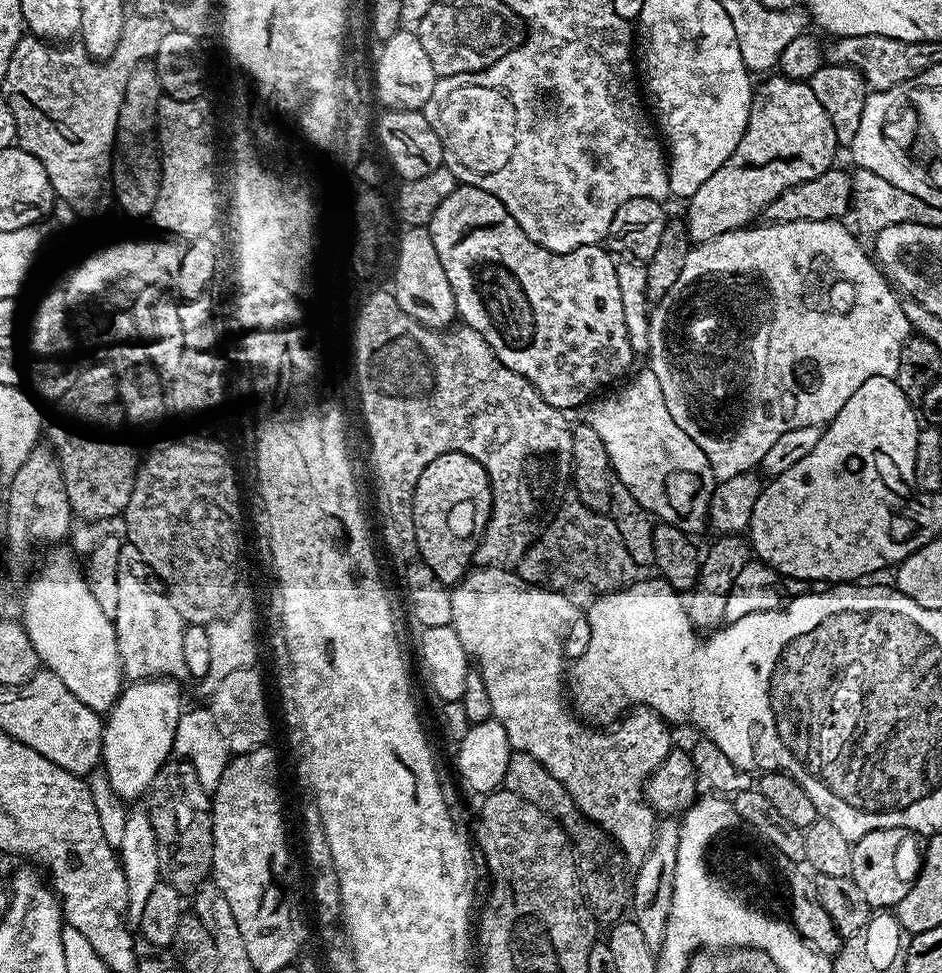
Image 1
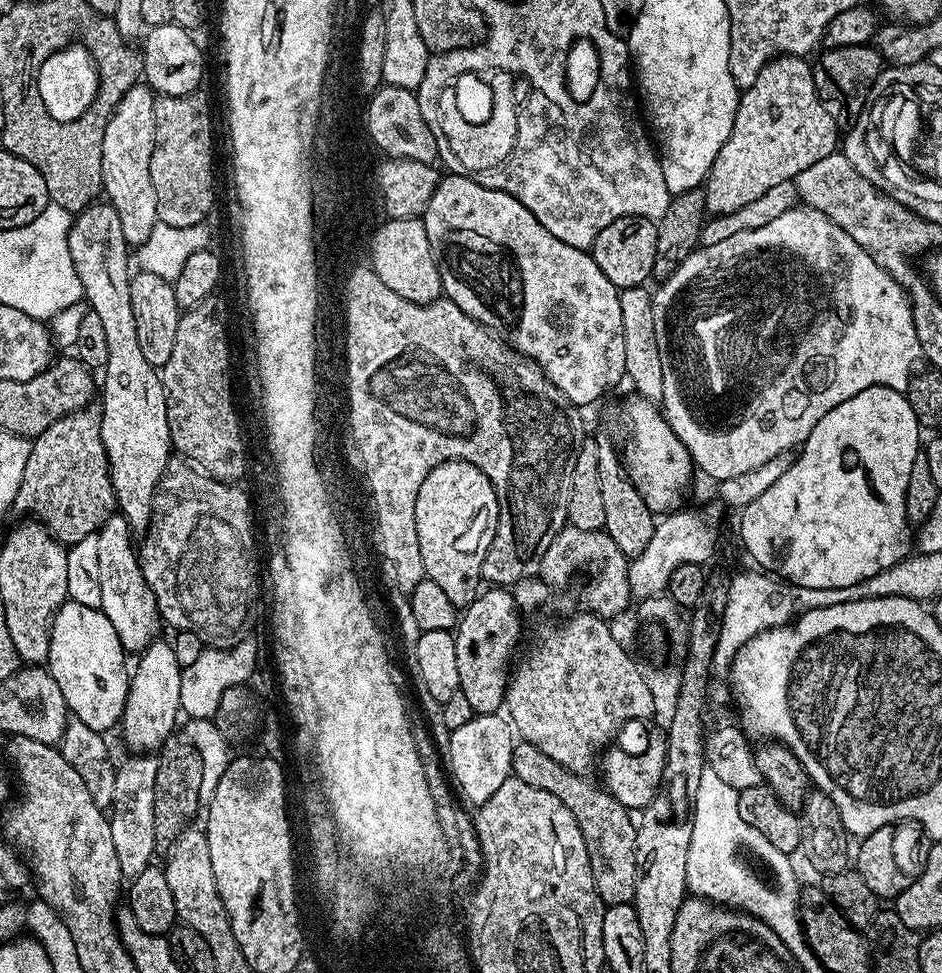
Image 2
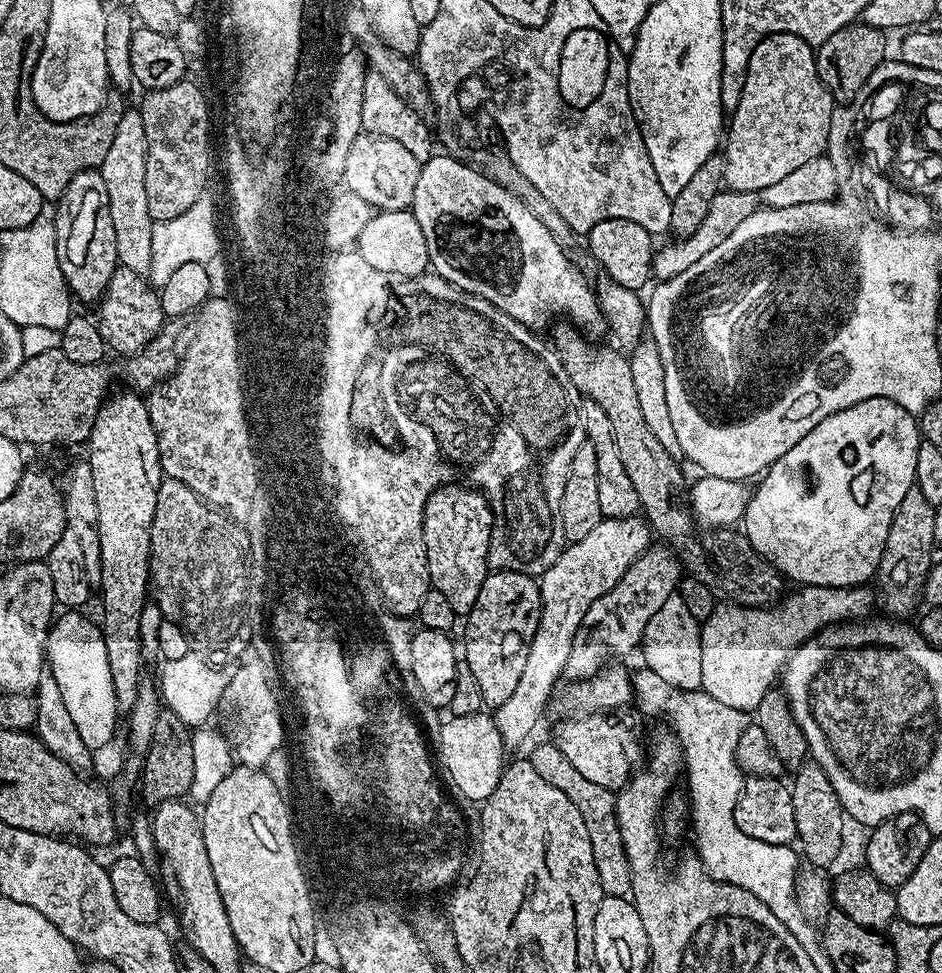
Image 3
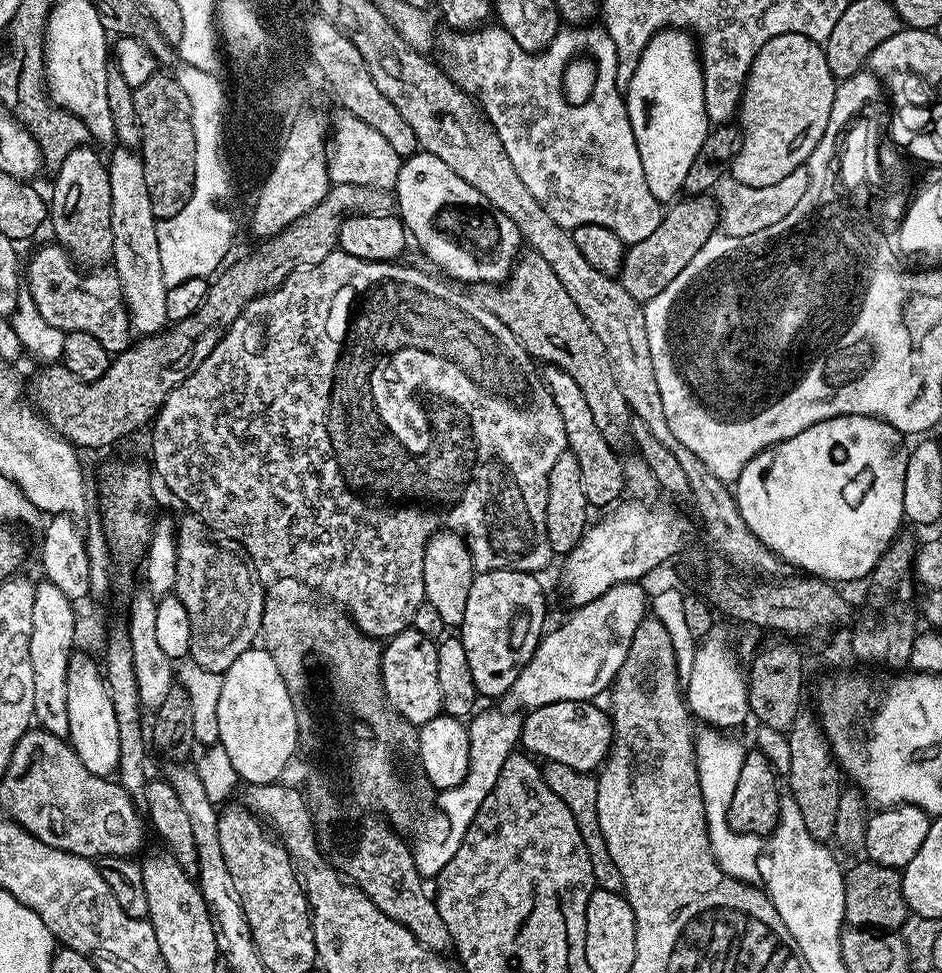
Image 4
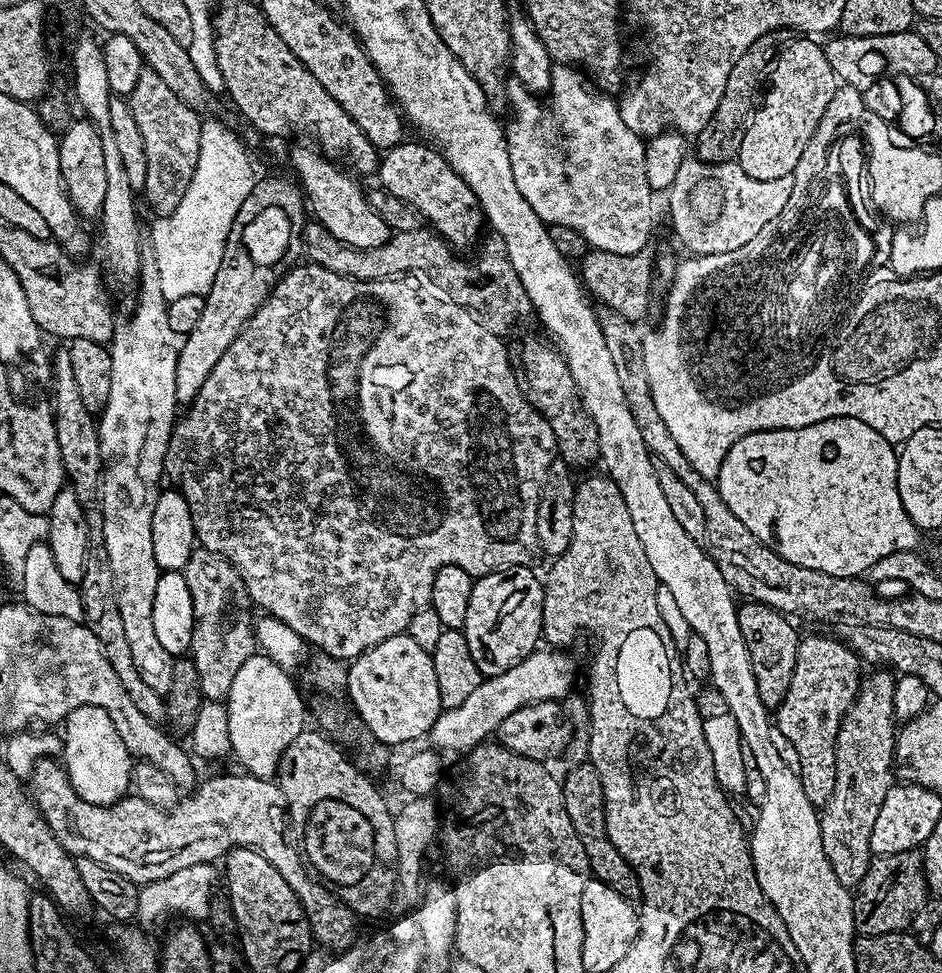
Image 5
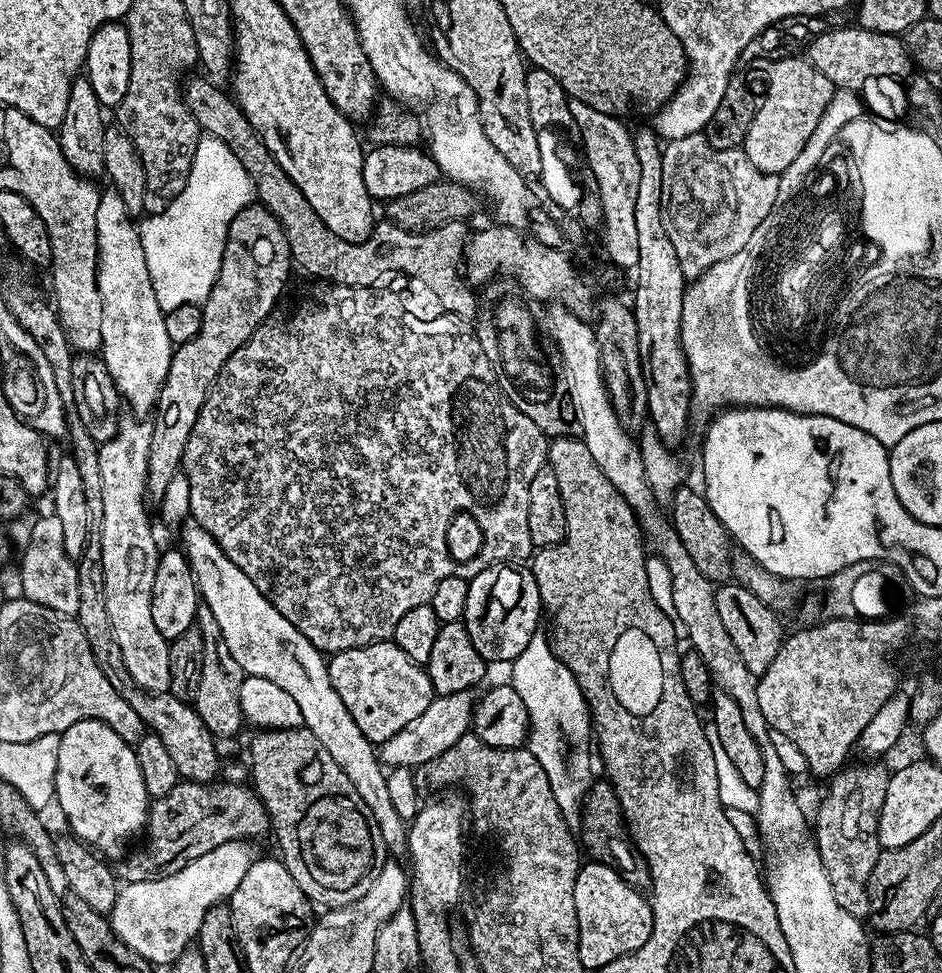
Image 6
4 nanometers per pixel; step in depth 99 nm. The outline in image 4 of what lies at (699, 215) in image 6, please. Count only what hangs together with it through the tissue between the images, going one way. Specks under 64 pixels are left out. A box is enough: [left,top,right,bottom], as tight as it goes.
[714,167,809,236]

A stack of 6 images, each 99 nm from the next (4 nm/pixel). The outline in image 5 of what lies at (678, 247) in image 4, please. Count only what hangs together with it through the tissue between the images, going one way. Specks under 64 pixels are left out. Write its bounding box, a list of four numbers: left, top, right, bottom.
[580,247,656,323]

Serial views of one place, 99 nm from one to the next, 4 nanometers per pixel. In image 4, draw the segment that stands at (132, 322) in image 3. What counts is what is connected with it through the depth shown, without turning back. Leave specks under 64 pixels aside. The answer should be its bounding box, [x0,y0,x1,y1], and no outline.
[26,243,134,354]

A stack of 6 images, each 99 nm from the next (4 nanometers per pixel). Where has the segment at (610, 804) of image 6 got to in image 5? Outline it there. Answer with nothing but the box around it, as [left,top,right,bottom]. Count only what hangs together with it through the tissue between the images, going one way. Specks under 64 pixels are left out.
[560,762,640,902]

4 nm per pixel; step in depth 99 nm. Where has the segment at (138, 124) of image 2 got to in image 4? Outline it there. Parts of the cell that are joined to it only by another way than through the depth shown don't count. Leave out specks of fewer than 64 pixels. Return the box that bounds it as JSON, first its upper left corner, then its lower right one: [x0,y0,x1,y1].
[106,146,169,337]

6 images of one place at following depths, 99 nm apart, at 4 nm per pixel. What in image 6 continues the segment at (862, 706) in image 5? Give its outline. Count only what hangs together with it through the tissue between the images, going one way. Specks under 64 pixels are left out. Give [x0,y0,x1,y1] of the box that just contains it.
[814,762,890,918]

